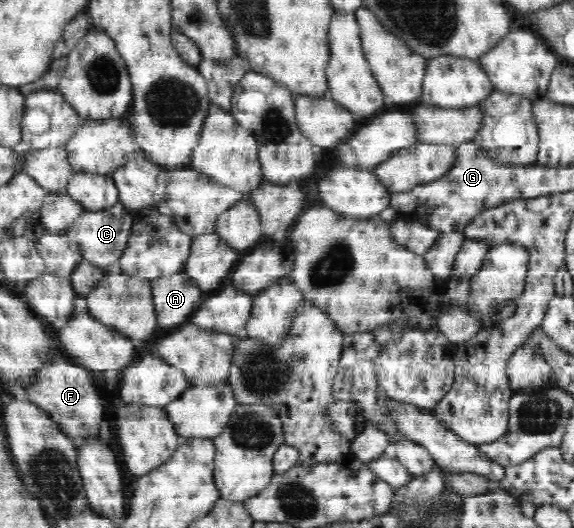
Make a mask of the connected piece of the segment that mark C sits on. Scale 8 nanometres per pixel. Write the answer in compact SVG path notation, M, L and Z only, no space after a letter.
M117 202L110 208L97 211L84 211L80 218L71 226L65 234L78 245L82 258L99 268L107 268L117 259L128 246L132 234L133 213L124 208L121 202Z

